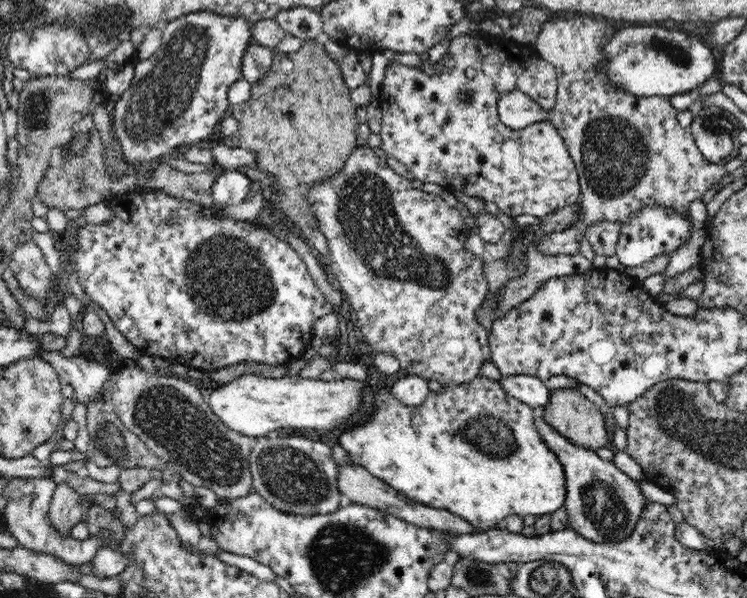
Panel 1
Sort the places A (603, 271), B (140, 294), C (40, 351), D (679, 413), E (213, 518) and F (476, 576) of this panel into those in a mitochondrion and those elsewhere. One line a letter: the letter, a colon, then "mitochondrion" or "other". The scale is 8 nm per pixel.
A: other
B: other
C: other
D: mitochondrion
E: other
F: mitochondrion

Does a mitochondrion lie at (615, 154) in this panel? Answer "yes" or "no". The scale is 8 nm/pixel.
yes

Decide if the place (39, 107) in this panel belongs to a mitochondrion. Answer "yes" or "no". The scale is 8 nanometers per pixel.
yes

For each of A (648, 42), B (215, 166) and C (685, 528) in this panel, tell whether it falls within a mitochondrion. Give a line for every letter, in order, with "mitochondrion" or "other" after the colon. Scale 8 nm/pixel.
A: mitochondrion
B: other
C: other

